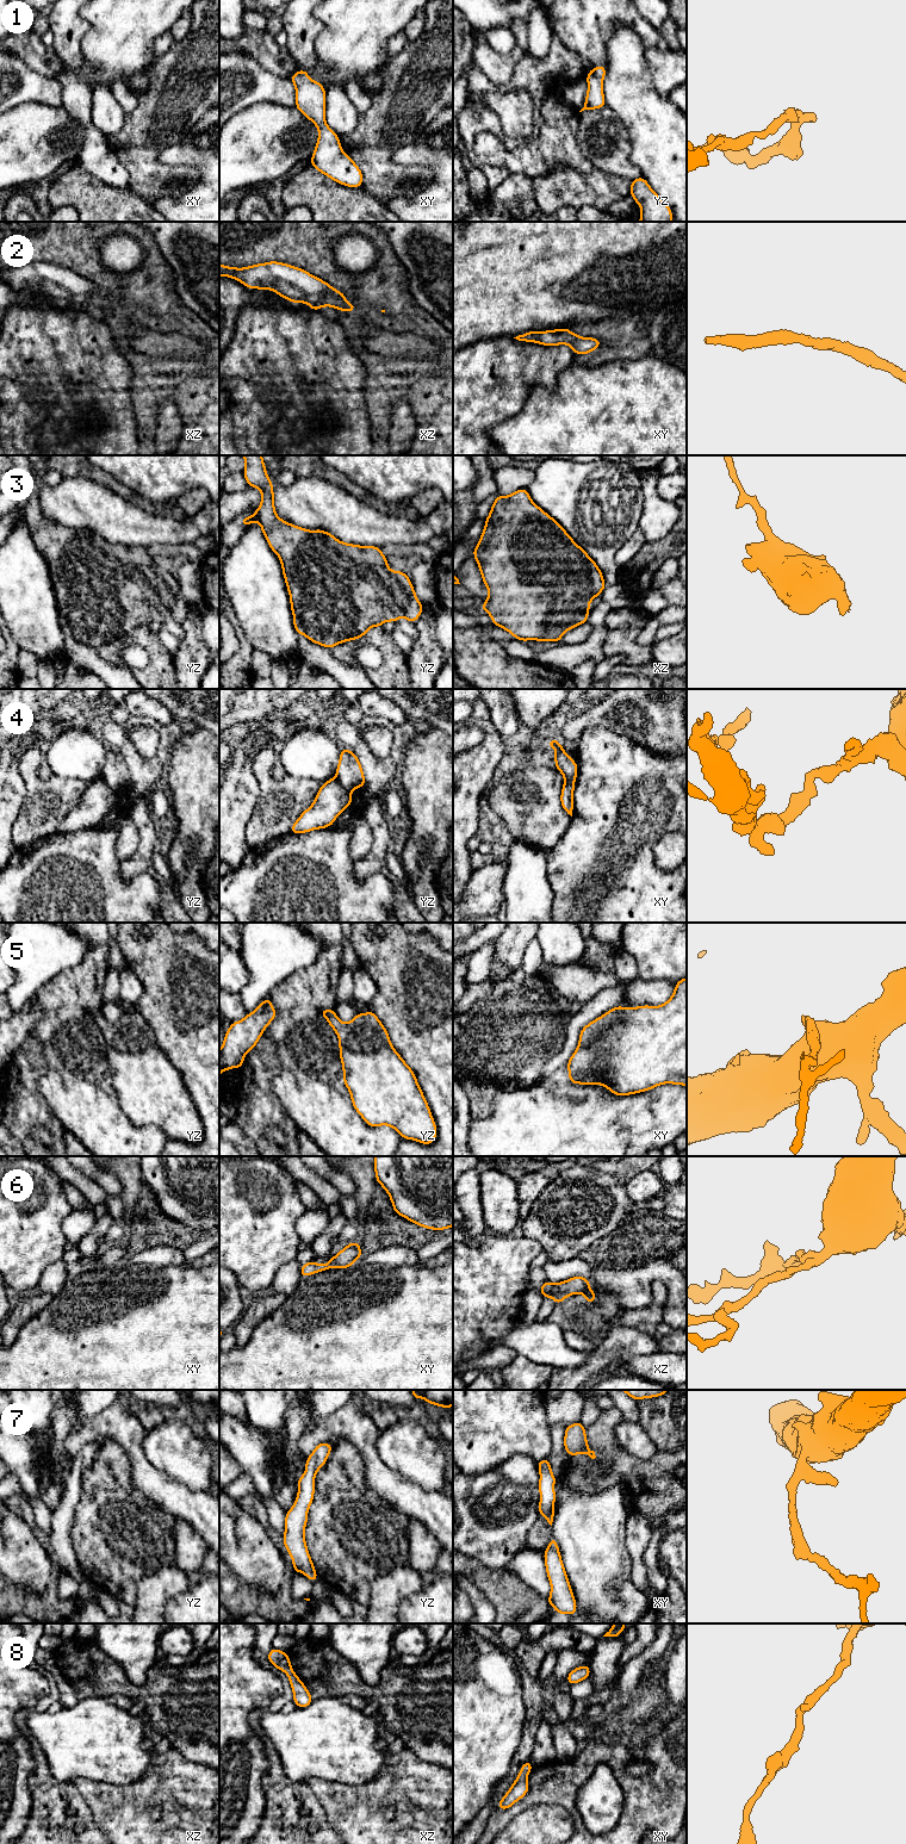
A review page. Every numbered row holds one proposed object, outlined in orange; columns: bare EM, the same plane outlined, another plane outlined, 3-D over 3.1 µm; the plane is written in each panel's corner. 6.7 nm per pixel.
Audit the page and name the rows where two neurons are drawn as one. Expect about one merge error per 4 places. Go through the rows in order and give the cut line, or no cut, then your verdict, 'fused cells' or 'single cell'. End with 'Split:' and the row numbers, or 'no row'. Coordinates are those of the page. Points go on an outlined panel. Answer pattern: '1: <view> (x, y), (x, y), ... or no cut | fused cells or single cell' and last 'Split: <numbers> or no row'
1: no cut | single cell
2: no cut | single cell
3: no cut | single cell
4: yz (336, 777), (349, 793) | fused cells
5: no cut | single cell
6: no cut | single cell
7: no cut | single cell
8: no cut | single cell
Split: 4

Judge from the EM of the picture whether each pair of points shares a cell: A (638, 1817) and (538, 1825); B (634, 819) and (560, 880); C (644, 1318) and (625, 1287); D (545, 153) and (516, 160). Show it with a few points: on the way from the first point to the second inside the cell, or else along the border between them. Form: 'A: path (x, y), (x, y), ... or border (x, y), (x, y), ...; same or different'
A: border (551, 1805), (559, 1805), (570, 1815), (573, 1831); different
B: path (616, 836), (578, 873); same
C: border (651, 1284), (651, 1301), (641, 1308), (626, 1310); different
D: path (538, 157), (523, 160); same

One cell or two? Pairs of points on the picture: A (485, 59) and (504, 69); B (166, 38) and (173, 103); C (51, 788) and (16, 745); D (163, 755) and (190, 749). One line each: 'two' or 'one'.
A: one
B: two
C: two
D: two

